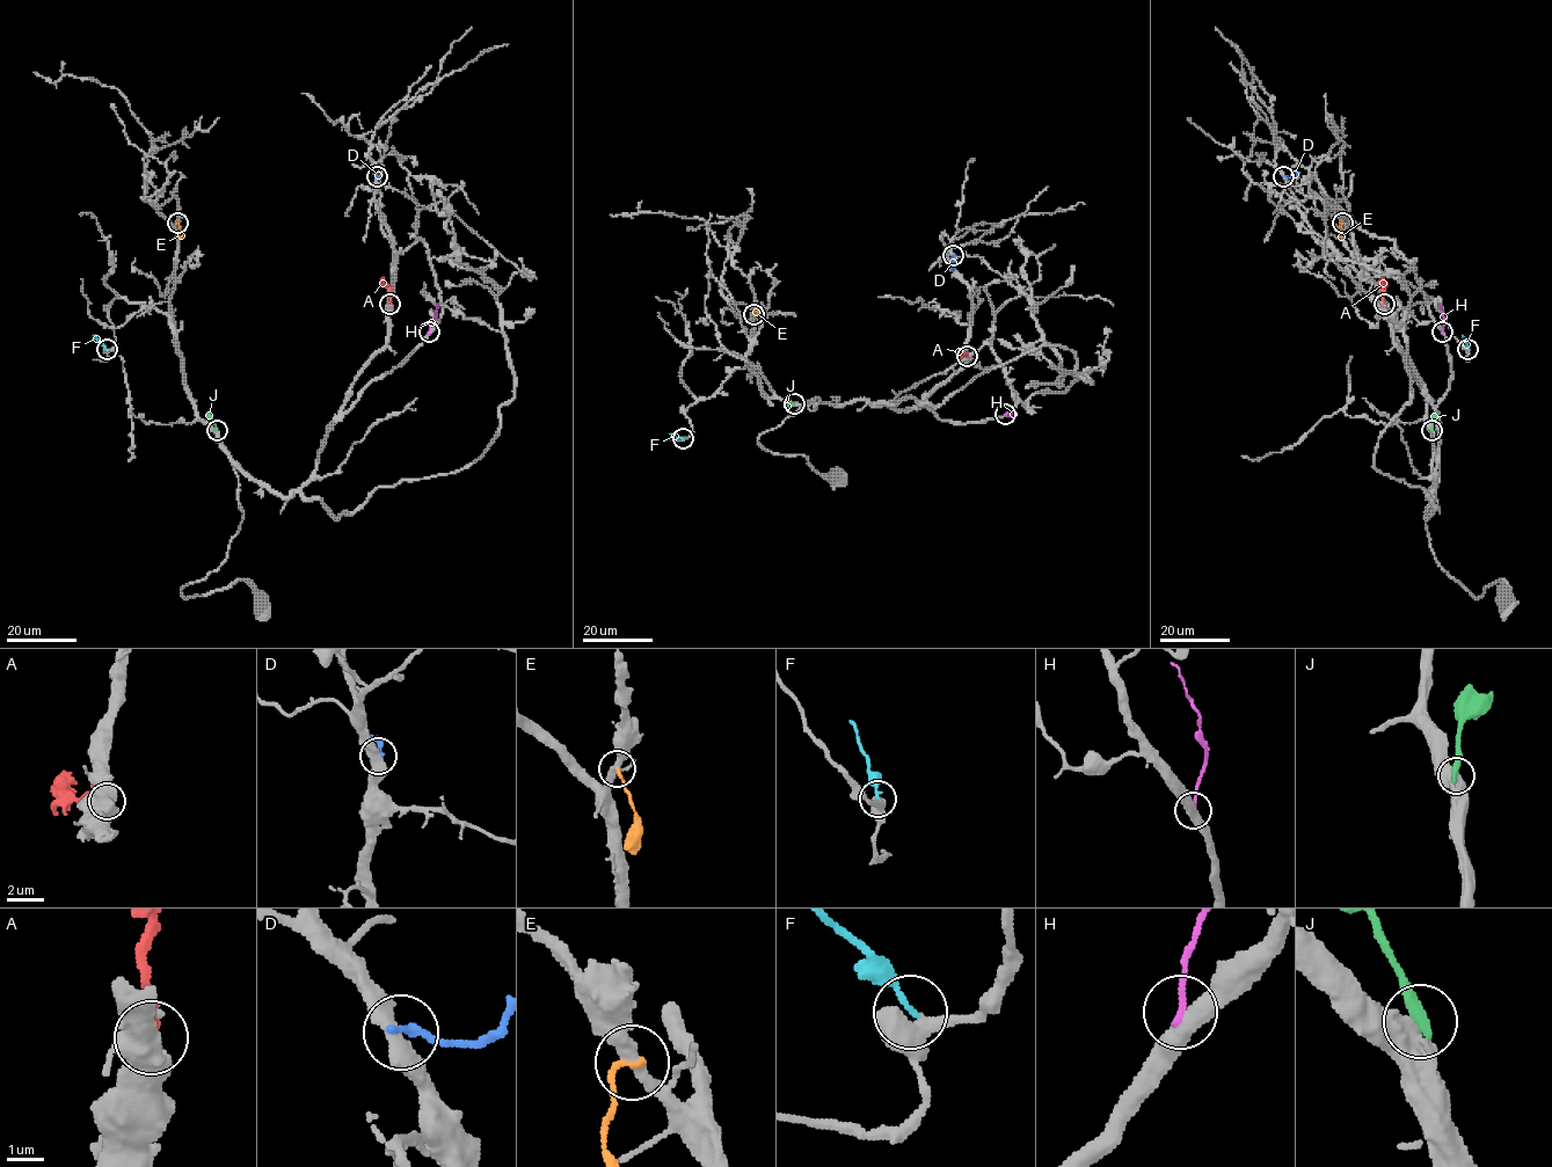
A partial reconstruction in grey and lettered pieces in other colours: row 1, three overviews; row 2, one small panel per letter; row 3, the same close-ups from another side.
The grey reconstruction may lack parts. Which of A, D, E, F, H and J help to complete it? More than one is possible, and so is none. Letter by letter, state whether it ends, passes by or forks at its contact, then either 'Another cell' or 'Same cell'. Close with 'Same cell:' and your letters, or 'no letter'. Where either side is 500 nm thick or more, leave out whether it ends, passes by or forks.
A: It ends there. Another cell
D: Another cell
E: It ends there. Another cell
F: Same cell
H: It ends there. Another cell
J: It ends there. Another cell
Same cell: F

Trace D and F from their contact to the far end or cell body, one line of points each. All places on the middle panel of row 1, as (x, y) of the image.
D: (953, 255), (952, 271)
F: (683, 438), (669, 434)

